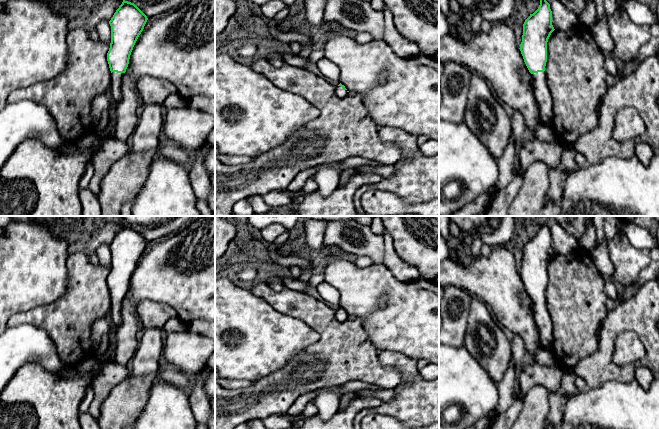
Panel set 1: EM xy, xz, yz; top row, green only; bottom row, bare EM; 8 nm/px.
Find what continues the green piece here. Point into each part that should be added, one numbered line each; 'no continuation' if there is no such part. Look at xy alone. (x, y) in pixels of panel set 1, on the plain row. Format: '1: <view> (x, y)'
1: xy (116, 302)

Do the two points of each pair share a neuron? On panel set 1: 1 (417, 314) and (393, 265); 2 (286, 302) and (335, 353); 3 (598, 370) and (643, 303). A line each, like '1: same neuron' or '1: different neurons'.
1: different neurons
2: same neuron
3: same neuron

